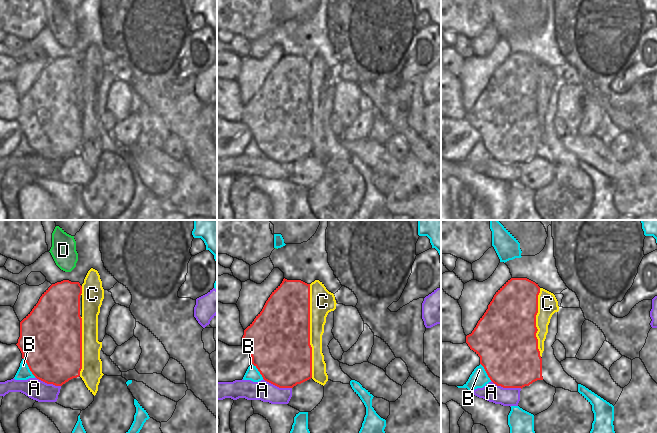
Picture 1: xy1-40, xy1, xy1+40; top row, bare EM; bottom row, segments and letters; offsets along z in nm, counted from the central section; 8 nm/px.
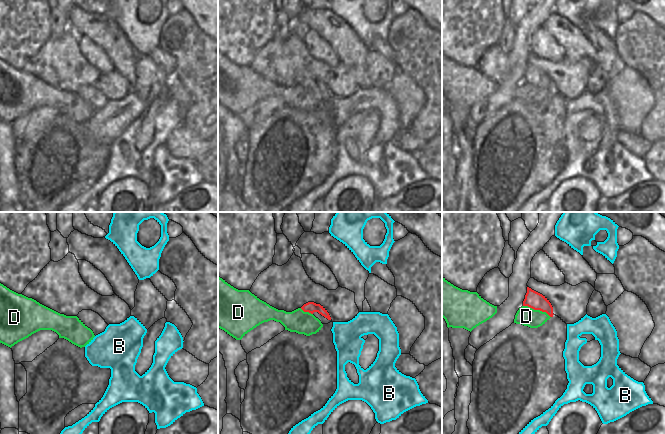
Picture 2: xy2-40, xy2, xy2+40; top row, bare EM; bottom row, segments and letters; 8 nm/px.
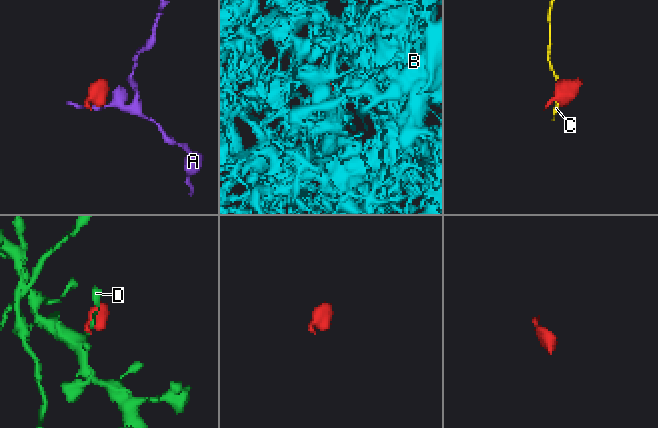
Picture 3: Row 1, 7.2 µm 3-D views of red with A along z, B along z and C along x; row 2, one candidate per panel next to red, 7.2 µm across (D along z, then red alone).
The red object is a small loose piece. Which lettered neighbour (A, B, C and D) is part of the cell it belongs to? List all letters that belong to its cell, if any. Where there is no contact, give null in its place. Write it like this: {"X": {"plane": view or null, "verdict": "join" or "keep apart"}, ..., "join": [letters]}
{"A": {"plane": "xy1+40", "verdict": "keep apart"}, "B": {"plane": "xy1-40", "verdict": "keep apart"}, "C": {"plane": "xy1", "verdict": "keep apart"}, "D": {"plane": "xy2+40", "verdict": "keep apart"}, "join": []}

